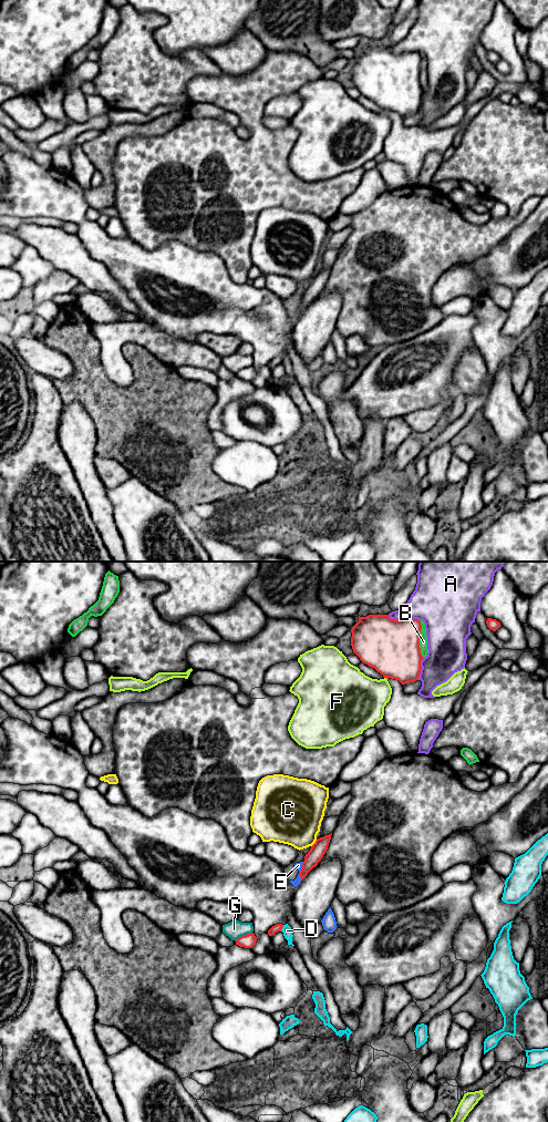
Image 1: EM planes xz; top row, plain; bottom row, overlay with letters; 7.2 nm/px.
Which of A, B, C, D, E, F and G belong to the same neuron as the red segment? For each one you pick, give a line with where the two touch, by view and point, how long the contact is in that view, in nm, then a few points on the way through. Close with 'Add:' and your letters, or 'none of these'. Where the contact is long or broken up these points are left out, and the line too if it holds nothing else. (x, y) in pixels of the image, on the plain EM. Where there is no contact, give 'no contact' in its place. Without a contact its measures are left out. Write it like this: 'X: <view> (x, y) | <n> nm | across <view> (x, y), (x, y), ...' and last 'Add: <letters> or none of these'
Add: none of these

